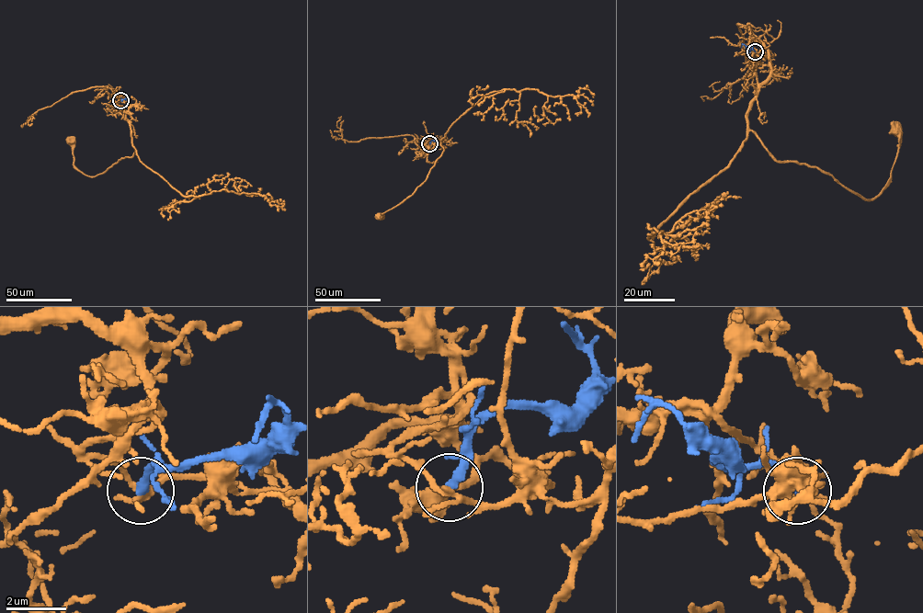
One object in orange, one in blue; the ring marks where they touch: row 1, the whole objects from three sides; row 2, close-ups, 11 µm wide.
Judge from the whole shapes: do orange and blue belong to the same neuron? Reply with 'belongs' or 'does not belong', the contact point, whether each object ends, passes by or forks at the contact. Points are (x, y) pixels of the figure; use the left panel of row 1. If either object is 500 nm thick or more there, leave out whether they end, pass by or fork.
does not belong; at (120, 100); orange forks there; blue ends there

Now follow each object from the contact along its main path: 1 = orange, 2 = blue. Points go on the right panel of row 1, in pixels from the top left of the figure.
1: (755, 51), (757, 93), (747, 127), (777, 160), (814, 166), (871, 199), (891, 175), (900, 141), (897, 129)
2: (755, 51), (744, 44), (741, 47)

